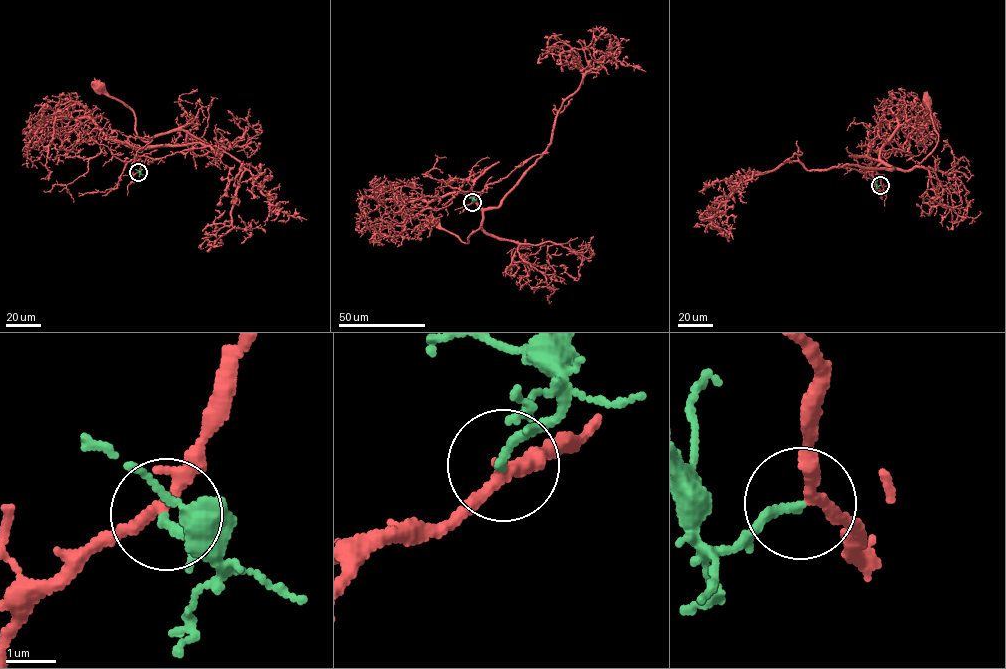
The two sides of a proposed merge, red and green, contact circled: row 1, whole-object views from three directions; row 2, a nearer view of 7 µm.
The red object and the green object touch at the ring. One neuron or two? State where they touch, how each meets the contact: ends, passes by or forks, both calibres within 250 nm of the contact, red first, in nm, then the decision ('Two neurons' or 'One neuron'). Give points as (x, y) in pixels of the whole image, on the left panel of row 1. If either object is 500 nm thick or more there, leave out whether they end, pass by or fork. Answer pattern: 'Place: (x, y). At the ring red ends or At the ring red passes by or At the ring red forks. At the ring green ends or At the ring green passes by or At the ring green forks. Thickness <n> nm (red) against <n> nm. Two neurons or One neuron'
Place: (138, 172). At the ring red passes by. At the ring green ends. Thickness 240 nm (red) against 180 nm. One neuron

